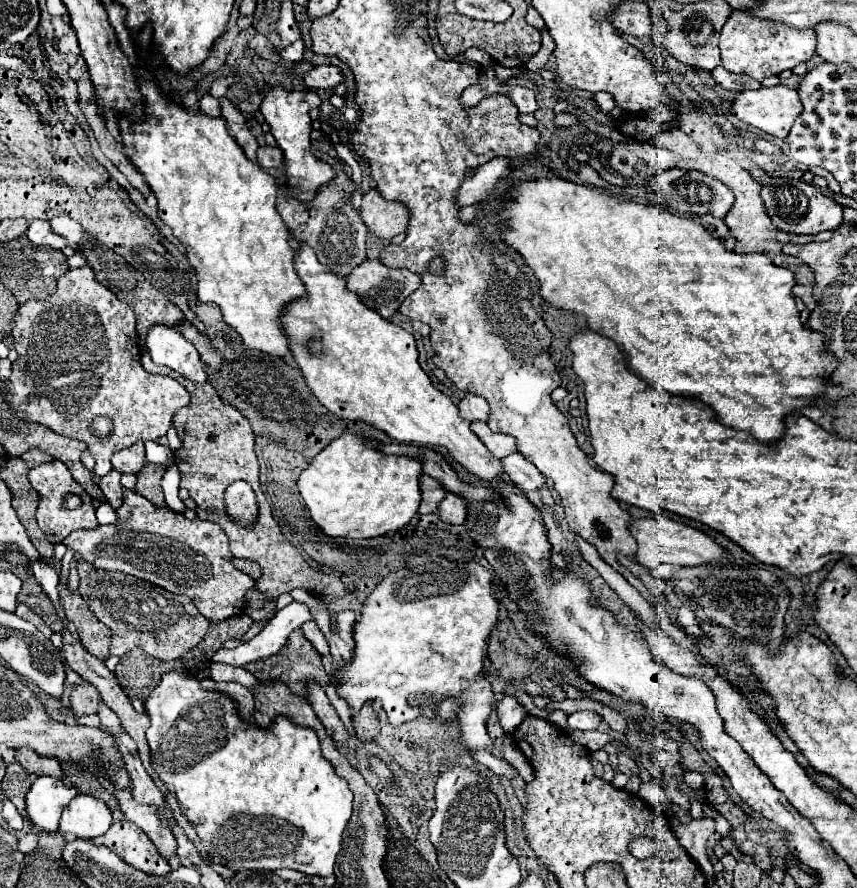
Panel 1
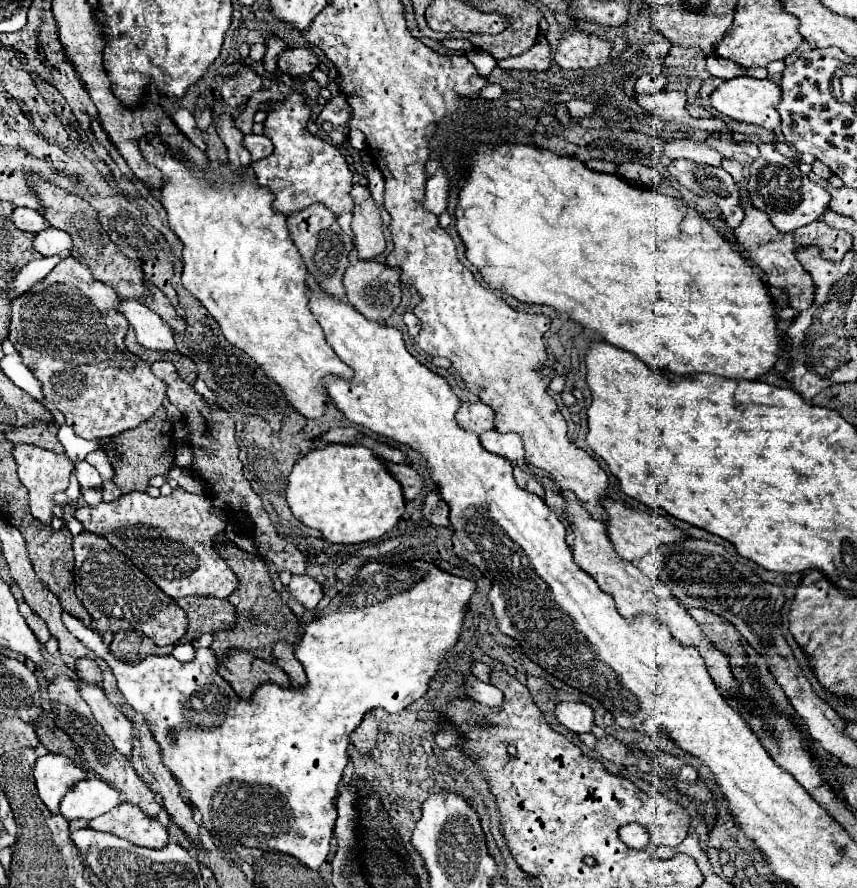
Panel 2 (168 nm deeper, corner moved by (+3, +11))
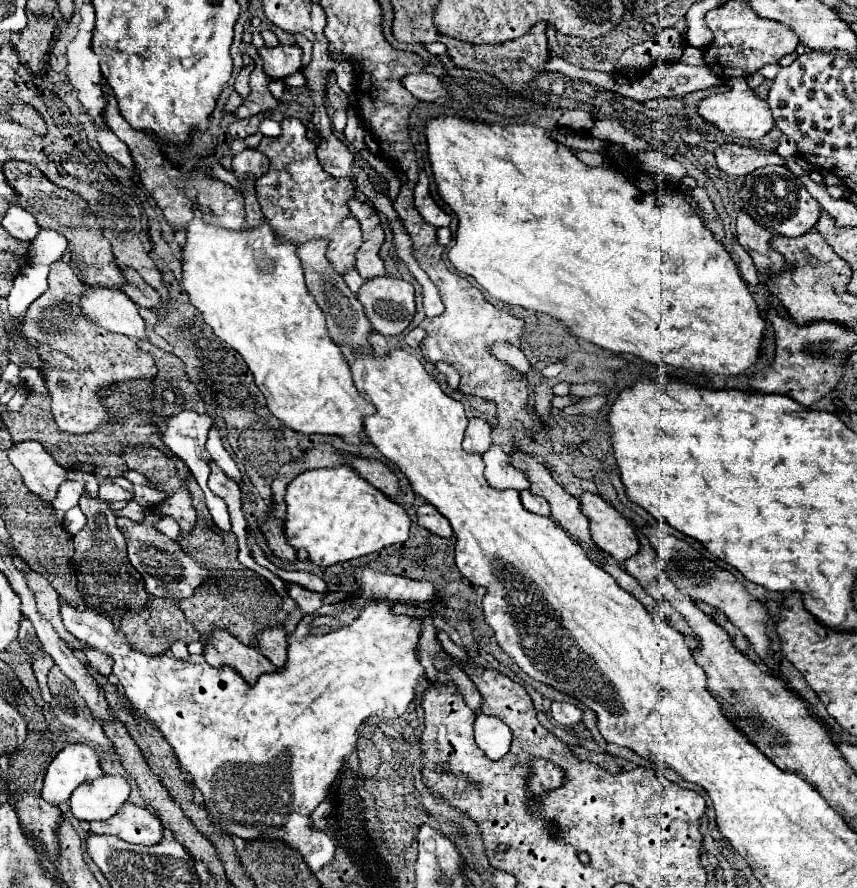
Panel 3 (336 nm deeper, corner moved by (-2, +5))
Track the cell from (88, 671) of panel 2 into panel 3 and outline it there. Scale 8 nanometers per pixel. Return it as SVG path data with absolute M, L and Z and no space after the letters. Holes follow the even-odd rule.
M85 646L83 652L85 652L87 662L91 664L91 668L95 668L101 676L109 676L109 674L111 674L113 660L111 660L105 652L101 652L101 650L97 650L97 648L91 648L91 646Z

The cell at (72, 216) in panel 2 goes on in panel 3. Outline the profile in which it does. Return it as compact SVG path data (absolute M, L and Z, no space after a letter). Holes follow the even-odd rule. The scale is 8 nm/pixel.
M5 162L3 164L3 172L5 178L9 182L9 186L15 190L19 206L25 208L27 212L33 212L37 216L37 224L45 230L57 230L59 234L63 234L69 242L65 254L61 256L63 262L67 262L69 266L73 266L77 272L77 278L89 286L117 286L121 284L121 272L117 268L117 264L113 262L113 254L109 248L109 240L105 240L101 226L97 224L97 218L93 216L93 212L89 210L87 202L65 188L55 186L53 182L49 182L35 166L27 164L27 162Z

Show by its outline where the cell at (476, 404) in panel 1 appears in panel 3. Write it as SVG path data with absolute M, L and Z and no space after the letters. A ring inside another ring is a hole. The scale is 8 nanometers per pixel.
M471 418L469 426L465 430L465 440L463 440L463 448L469 454L485 454L491 446L491 432L493 428L481 420L481 418Z

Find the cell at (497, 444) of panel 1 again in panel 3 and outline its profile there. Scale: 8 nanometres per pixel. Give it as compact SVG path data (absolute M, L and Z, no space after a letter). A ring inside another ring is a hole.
M491 446L485 456L485 478L487 482L495 488L495 490L527 490L529 482L525 480L525 476L521 476L521 472L517 472L517 468L513 468L509 464L507 452L503 452L499 446Z

